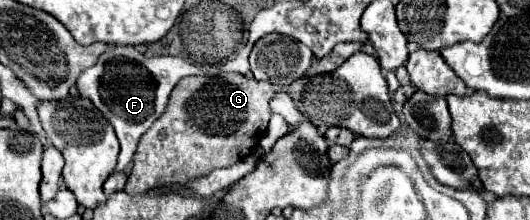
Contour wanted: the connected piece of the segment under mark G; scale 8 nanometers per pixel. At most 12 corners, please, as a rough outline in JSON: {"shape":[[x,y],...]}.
{"shape":[[181,79],[125,193],[183,185],[259,145],[275,87]]}

